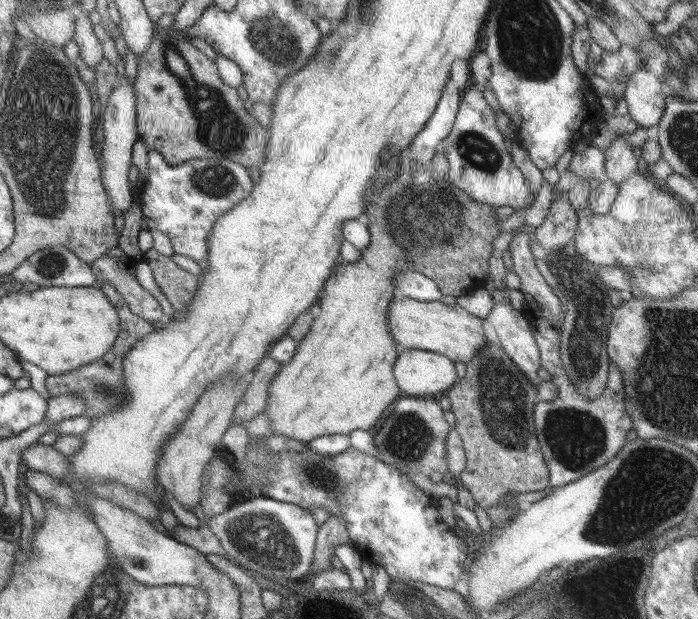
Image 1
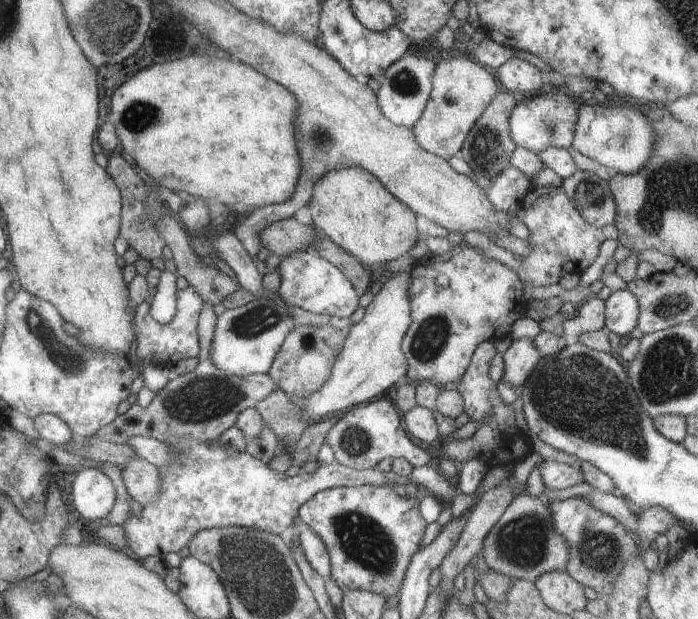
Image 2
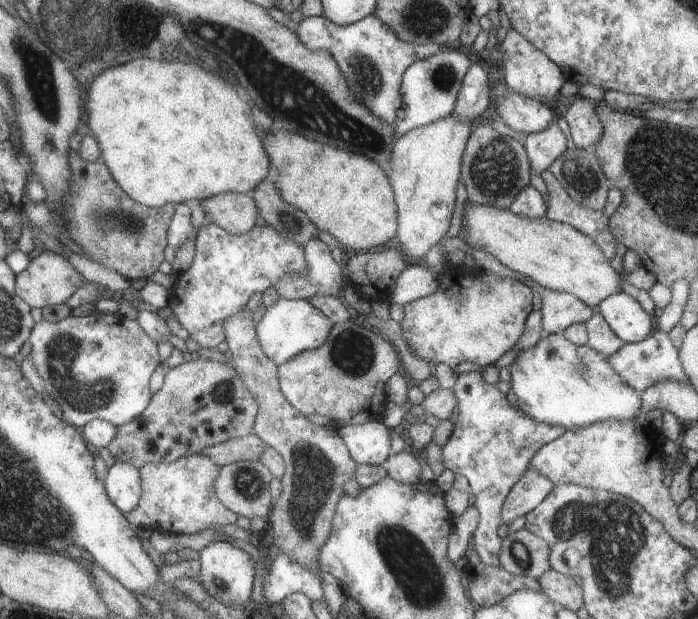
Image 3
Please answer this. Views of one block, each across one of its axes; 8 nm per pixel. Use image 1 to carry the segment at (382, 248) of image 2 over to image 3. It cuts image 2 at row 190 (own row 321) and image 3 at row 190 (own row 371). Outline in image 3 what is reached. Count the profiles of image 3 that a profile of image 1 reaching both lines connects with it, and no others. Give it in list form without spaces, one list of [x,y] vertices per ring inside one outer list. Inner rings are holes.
[[[279,130],[265,136],[263,148],[271,162],[271,180],[281,198],[299,208],[319,232],[337,238],[347,254],[379,250],[397,236],[395,194],[375,162]]]

